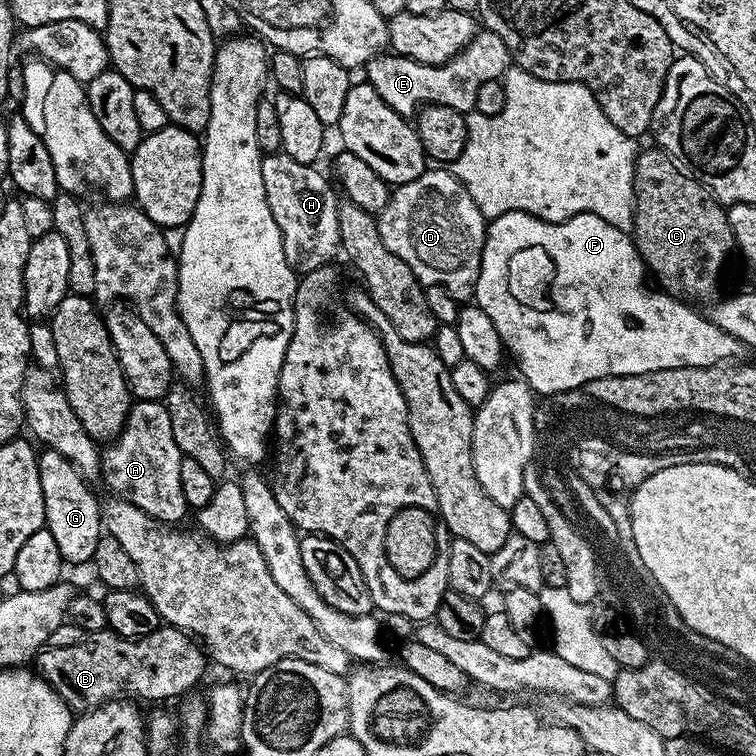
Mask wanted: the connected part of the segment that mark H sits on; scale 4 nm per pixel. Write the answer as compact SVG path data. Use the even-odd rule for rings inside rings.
M270 152L260 162L260 184L266 186L266 202L268 203L268 215L278 222L278 230L282 234L282 250L284 257L293 273L303 274L313 272L319 268L331 265L336 252L341 251L340 231L338 230L338 210L340 204L336 196L338 192L330 183L329 177L319 172L319 167L294 162L294 158L287 156L285 152Z

